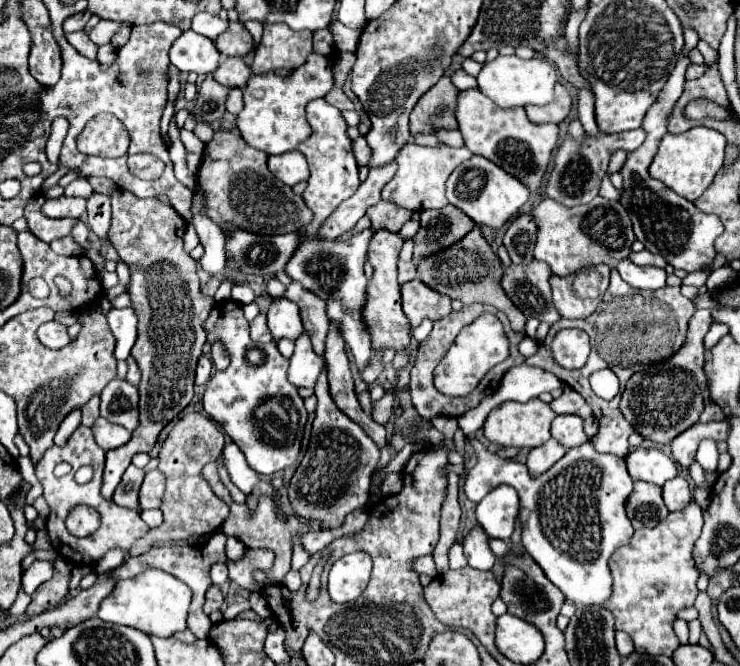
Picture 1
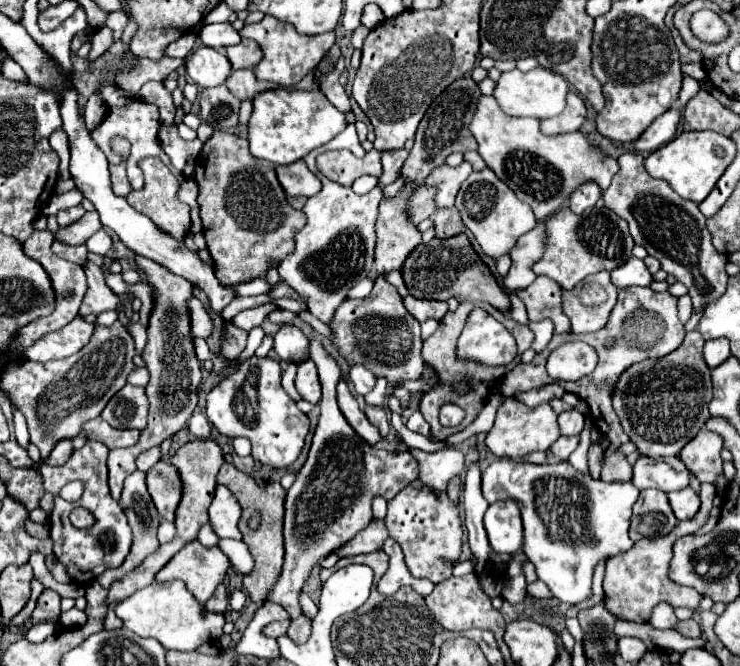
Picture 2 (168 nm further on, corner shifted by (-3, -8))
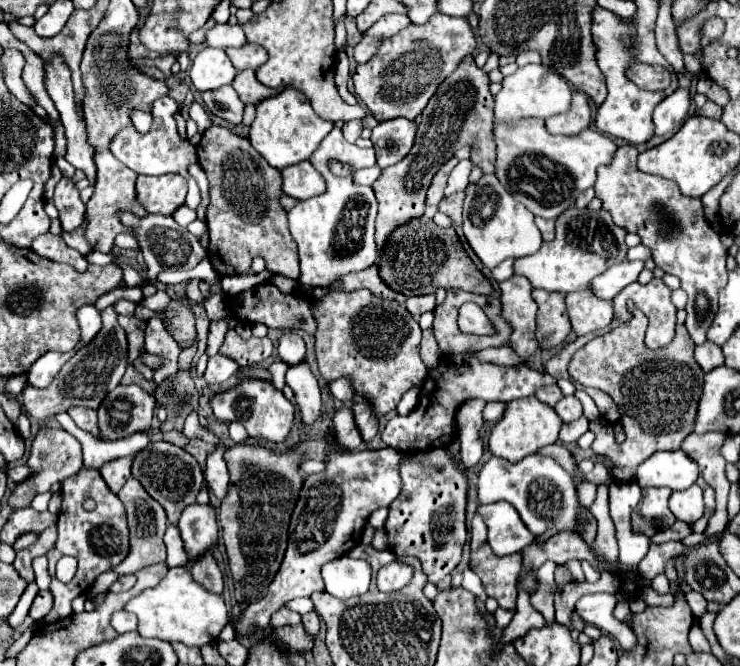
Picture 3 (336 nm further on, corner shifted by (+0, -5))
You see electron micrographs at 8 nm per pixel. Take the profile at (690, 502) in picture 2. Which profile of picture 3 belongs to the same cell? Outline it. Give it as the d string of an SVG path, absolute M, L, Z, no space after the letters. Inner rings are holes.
M692 485L684 491L672 491L670 511L676 515L676 519L684 523L694 523L696 519L700 519L704 513L702 489L698 485Z

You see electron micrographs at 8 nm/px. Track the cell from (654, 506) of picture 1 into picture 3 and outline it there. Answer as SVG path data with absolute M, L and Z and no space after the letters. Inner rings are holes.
M664 487L644 489L640 505L636 505L632 519L630 519L632 529L648 537L654 537L660 529L668 529L668 525L676 521L676 517L668 509L670 493L672 489L664 489Z

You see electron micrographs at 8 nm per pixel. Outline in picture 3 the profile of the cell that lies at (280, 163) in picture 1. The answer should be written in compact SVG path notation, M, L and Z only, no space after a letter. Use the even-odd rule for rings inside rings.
M310 161L282 169L282 191L294 199L310 199L324 193L324 189L324 179Z

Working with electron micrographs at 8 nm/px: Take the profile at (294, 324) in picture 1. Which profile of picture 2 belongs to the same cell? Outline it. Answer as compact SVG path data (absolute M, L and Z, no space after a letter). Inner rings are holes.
M285 324L275 334L275 352L285 362L303 362L309 358L309 340L293 324Z

